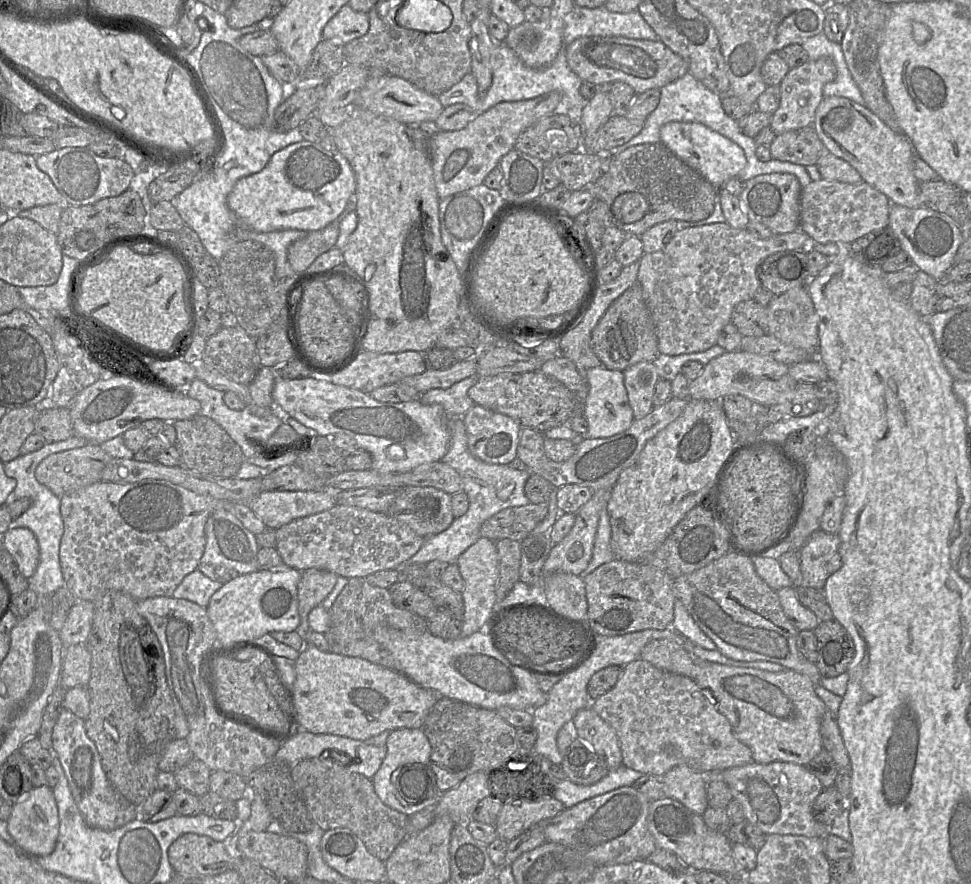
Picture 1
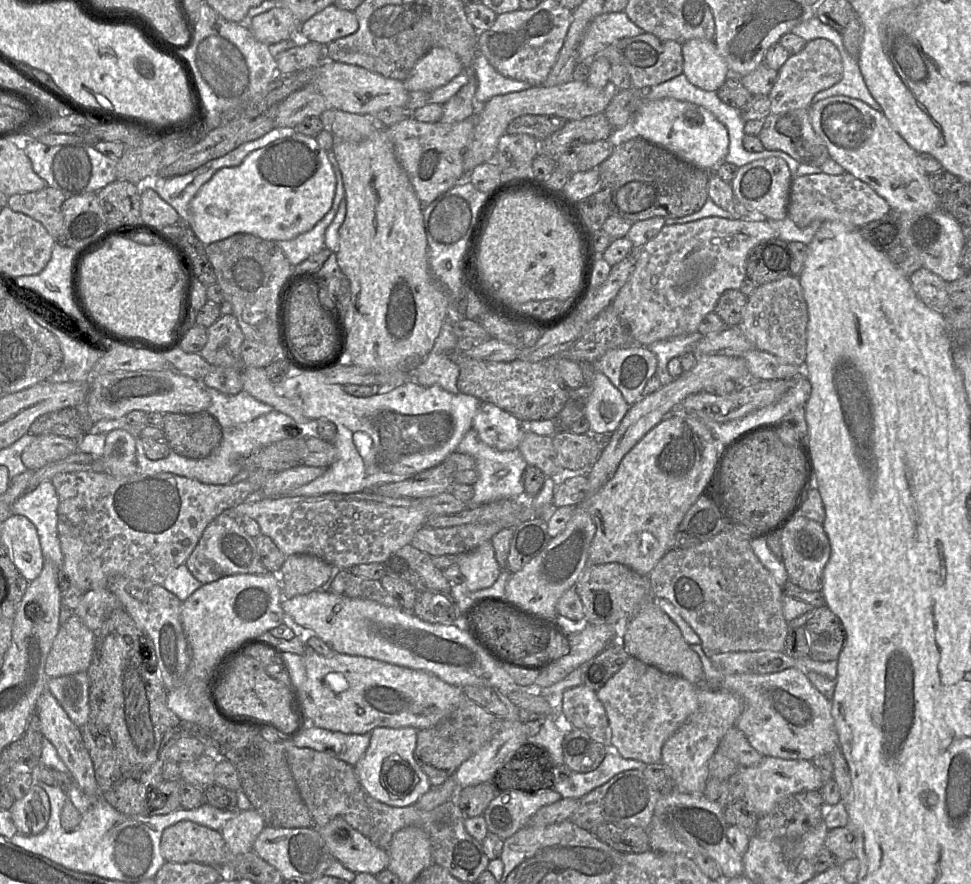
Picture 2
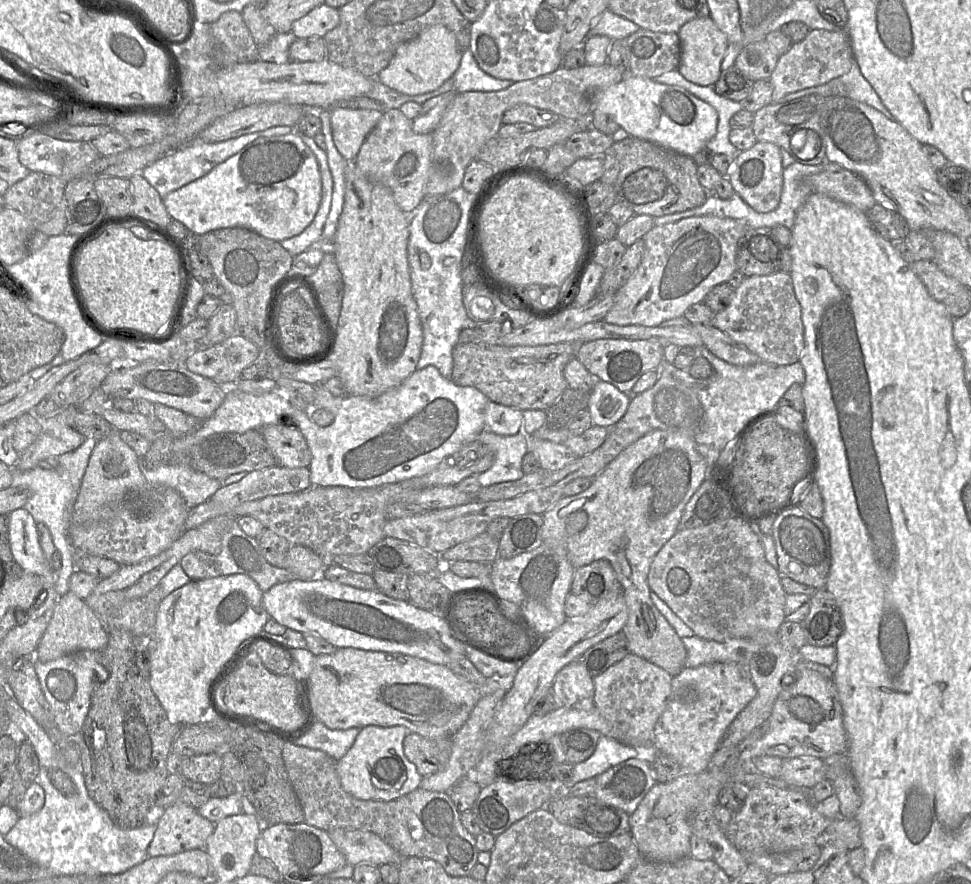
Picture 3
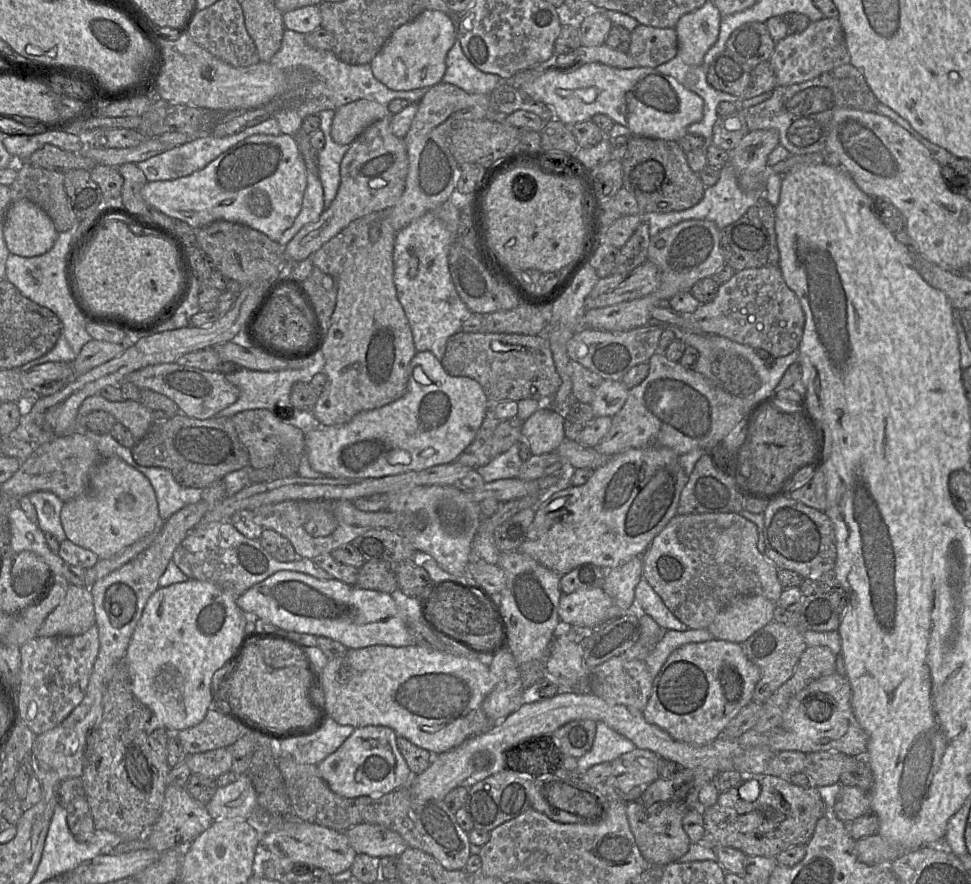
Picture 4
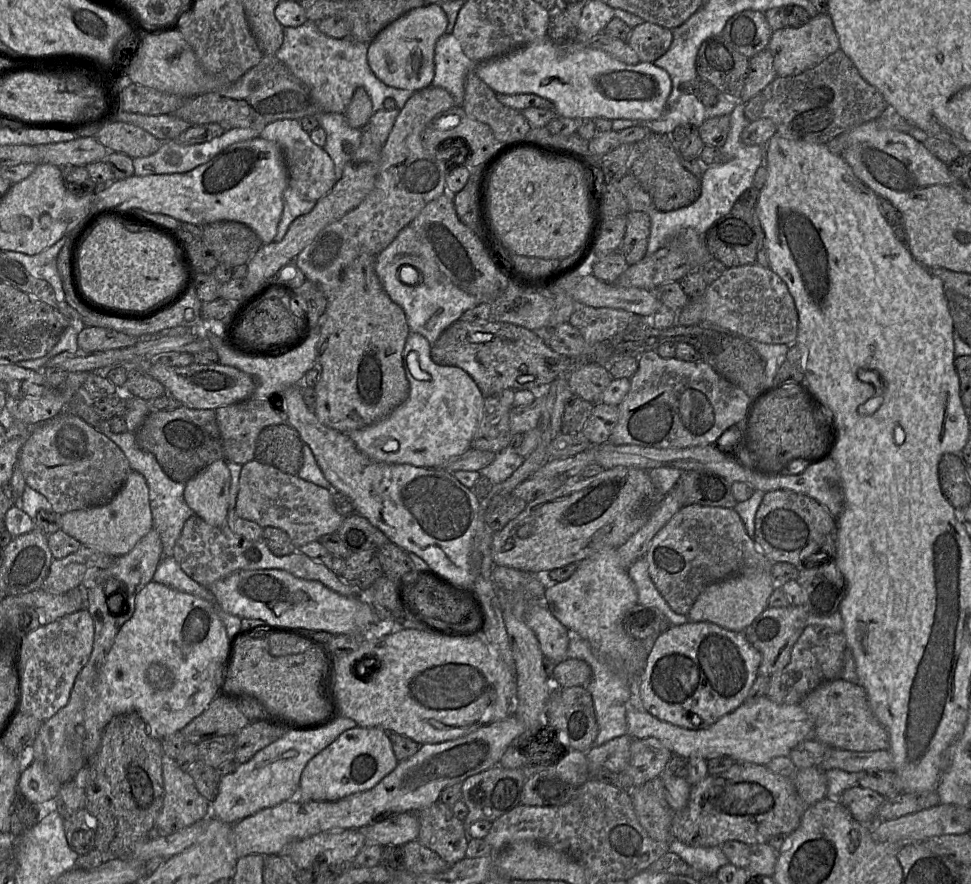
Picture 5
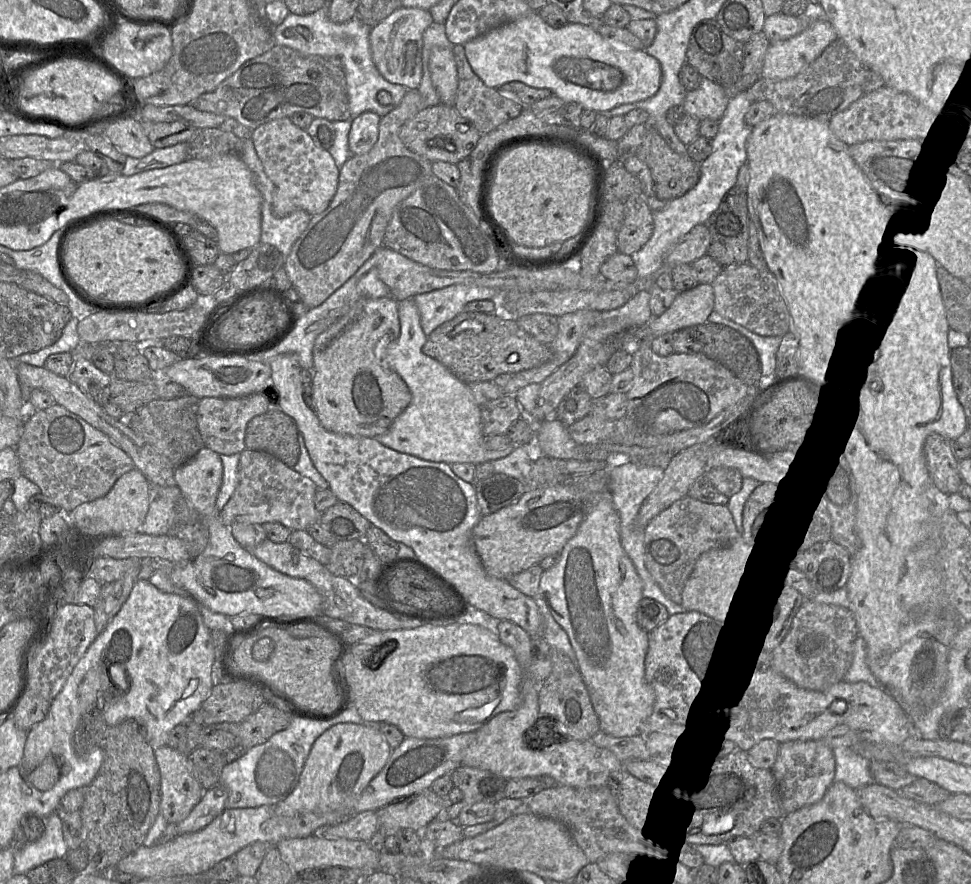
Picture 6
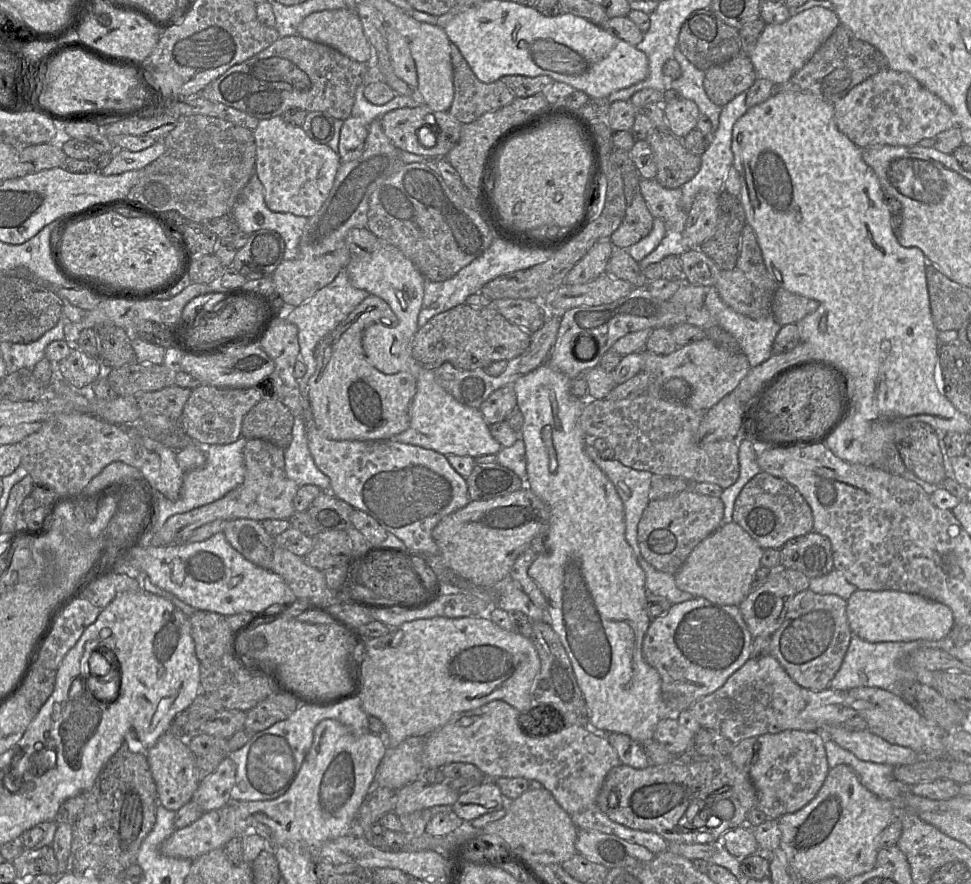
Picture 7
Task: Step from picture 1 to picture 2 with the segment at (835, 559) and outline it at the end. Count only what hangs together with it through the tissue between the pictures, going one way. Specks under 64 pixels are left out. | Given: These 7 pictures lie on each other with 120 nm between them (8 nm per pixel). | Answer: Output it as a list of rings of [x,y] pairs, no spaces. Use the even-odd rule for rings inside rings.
[[[799,515],[780,532],[781,560],[788,581],[810,592],[822,590],[824,568],[831,555],[831,546],[822,524]]]

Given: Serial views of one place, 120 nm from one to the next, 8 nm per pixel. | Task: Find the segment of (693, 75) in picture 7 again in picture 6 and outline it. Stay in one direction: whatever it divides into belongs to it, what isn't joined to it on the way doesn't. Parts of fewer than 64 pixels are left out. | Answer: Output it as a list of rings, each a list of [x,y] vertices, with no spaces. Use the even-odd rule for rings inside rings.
[[[702,77],[697,89],[686,92],[683,106],[687,114],[699,120],[720,121],[731,99],[721,85]]]

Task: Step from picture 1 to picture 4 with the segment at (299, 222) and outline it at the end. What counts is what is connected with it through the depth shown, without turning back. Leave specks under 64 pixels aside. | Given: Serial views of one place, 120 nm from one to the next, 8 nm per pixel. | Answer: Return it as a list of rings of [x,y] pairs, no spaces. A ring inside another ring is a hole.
[[[281,133],[280,135],[257,134],[250,136],[230,149],[219,155],[210,162],[205,168],[192,173],[191,175],[166,181],[149,181],[142,189],[142,197],[145,202],[157,211],[170,216],[174,219],[182,220],[188,223],[196,230],[207,226],[216,221],[230,221],[250,226],[266,234],[271,240],[278,242],[282,234],[290,228],[302,209],[303,197],[307,187],[307,167],[304,158],[299,150],[298,144],[293,136]]]

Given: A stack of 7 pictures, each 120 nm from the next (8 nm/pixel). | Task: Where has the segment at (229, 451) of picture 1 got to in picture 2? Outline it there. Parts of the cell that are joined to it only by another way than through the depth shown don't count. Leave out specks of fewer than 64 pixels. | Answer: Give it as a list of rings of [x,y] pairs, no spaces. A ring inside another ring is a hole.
[[[208,412],[163,414],[165,442],[173,452],[187,458],[201,459],[221,443],[224,429]]]

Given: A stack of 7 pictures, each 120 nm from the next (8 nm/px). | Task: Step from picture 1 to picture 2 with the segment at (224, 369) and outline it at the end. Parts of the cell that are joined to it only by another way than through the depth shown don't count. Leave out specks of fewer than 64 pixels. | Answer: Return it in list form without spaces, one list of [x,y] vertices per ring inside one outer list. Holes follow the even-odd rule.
[[[233,314],[222,315],[207,328],[207,342],[200,354],[211,366],[243,369],[241,346],[245,336]]]

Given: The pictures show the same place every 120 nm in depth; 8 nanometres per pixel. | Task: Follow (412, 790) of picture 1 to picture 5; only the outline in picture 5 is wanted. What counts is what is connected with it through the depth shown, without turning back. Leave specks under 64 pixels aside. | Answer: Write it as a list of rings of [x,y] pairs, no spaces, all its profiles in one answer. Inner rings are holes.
[[[356,726],[342,732],[330,745],[309,760],[301,774],[298,795],[293,800],[337,801],[372,789],[397,764],[387,731]]]

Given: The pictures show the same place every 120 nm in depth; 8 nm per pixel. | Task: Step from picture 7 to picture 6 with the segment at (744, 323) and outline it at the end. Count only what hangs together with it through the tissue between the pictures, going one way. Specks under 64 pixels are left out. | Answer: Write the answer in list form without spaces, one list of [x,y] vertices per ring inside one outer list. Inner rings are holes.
[[[713,310],[709,315],[708,321],[729,326],[741,333],[746,338],[748,338],[752,342],[759,354],[763,376],[775,374],[776,353],[778,351],[782,337],[758,335],[748,330],[744,326],[737,324],[732,320],[724,318],[715,310]]]

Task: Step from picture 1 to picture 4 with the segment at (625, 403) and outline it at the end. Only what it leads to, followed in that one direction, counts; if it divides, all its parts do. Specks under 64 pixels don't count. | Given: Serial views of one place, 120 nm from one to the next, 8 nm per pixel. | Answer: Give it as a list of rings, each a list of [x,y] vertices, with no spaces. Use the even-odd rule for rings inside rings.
[[[604,380],[591,402],[595,417],[616,415],[625,405],[628,394],[629,389],[621,381]]]

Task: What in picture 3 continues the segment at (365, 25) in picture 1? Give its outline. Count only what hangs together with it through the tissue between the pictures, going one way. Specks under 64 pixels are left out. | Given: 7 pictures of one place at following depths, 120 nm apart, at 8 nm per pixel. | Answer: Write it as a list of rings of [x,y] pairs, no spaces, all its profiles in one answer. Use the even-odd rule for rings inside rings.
[[[322,3],[302,18],[294,21],[291,32],[297,38],[324,37],[329,31],[337,27],[339,22],[338,9]]]

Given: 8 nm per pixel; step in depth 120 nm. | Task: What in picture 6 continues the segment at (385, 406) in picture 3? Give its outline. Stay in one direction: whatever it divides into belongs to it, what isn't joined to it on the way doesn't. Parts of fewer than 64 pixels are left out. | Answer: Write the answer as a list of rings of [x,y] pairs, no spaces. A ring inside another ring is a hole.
[[[407,298],[398,301],[398,313],[400,334],[388,347],[386,359],[389,366],[408,385],[412,400],[395,418],[390,428],[375,439],[395,451],[448,464],[466,462],[477,465],[510,454],[517,445],[511,444],[499,450],[485,446],[481,406],[476,402],[468,384],[440,362],[423,353],[422,347],[427,336],[422,329],[420,313],[414,300]]]

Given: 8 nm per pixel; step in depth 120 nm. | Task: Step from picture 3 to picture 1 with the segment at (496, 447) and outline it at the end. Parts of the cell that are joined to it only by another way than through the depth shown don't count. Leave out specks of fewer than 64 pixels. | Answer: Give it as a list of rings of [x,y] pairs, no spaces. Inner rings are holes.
[[[463,417],[450,419],[449,447],[441,461],[454,468],[460,475],[463,491],[469,498],[469,508],[464,515],[455,518],[446,530],[428,537],[417,553],[405,563],[427,564],[439,560],[455,564],[459,556],[481,538],[480,527],[484,521],[505,508],[525,506],[530,503],[524,491],[530,475],[527,468],[516,464],[490,464],[472,455],[468,448]]]

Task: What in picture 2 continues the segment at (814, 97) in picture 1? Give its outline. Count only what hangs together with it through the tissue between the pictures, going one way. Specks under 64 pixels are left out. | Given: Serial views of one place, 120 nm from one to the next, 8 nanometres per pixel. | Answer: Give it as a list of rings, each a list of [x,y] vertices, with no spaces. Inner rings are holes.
[[[824,38],[807,42],[799,53],[790,55],[778,70],[777,80],[768,95],[771,113],[779,114],[789,110],[809,109],[814,96],[839,82],[842,76],[842,59],[832,42]]]

